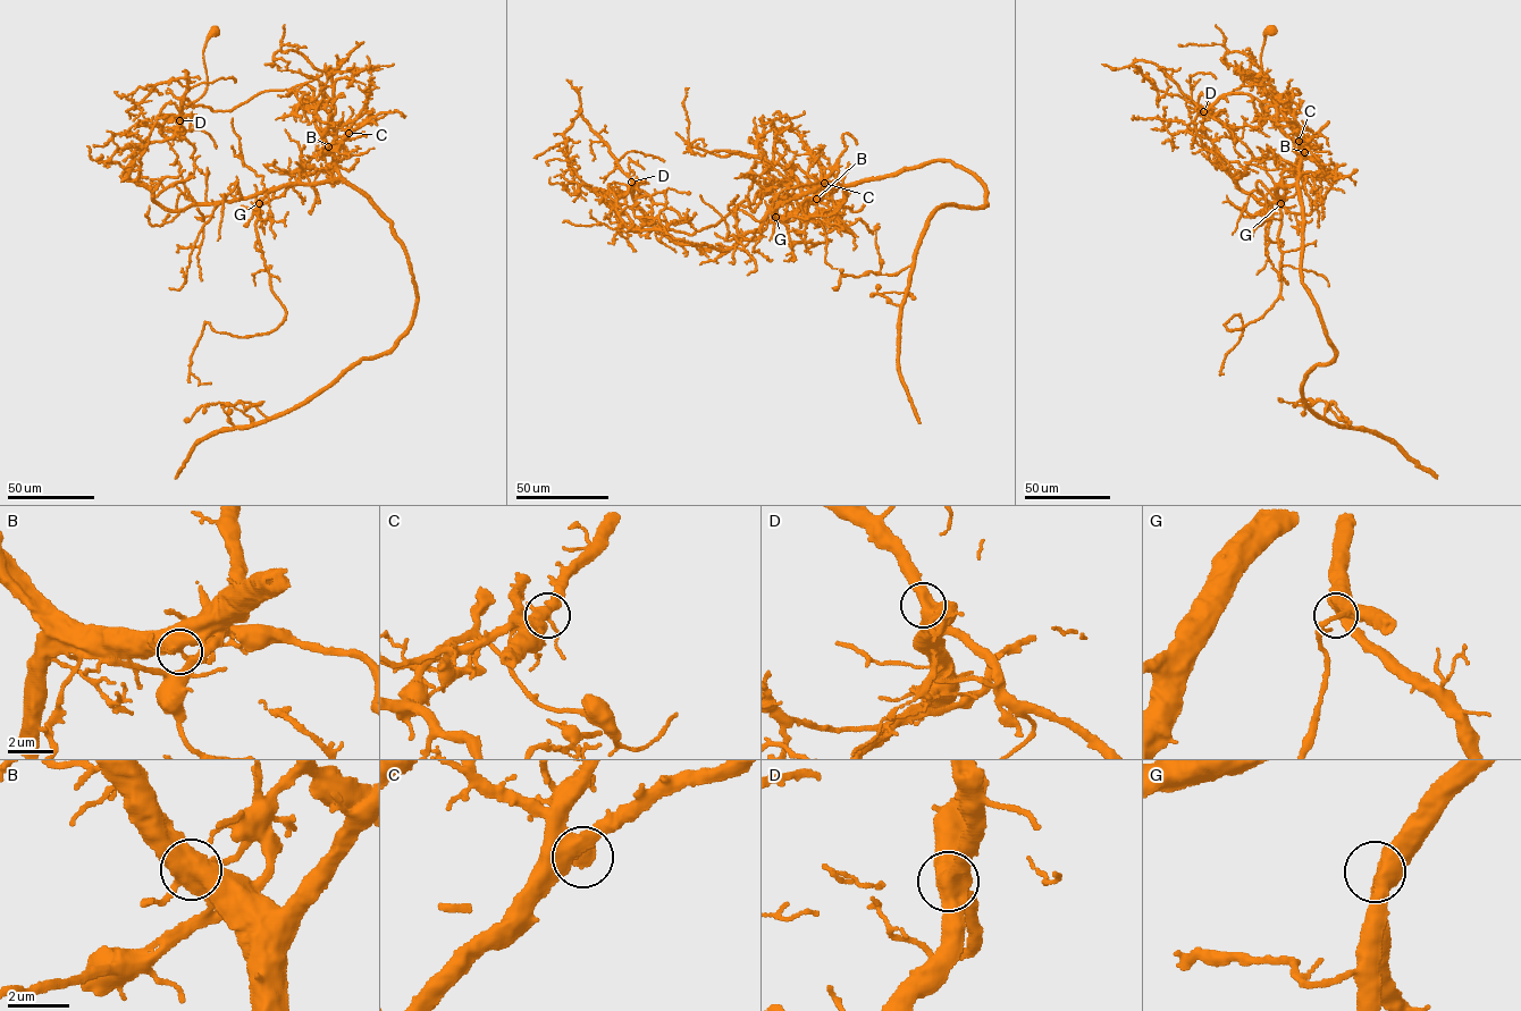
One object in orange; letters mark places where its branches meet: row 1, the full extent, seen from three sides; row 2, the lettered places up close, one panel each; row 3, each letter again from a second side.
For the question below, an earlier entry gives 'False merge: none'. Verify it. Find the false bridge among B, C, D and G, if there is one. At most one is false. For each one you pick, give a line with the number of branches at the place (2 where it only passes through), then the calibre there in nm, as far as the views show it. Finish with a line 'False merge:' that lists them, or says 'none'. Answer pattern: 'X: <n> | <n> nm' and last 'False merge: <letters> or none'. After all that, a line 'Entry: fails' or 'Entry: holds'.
B: 3 | 440 nm
False merge: B
Entry: fails

